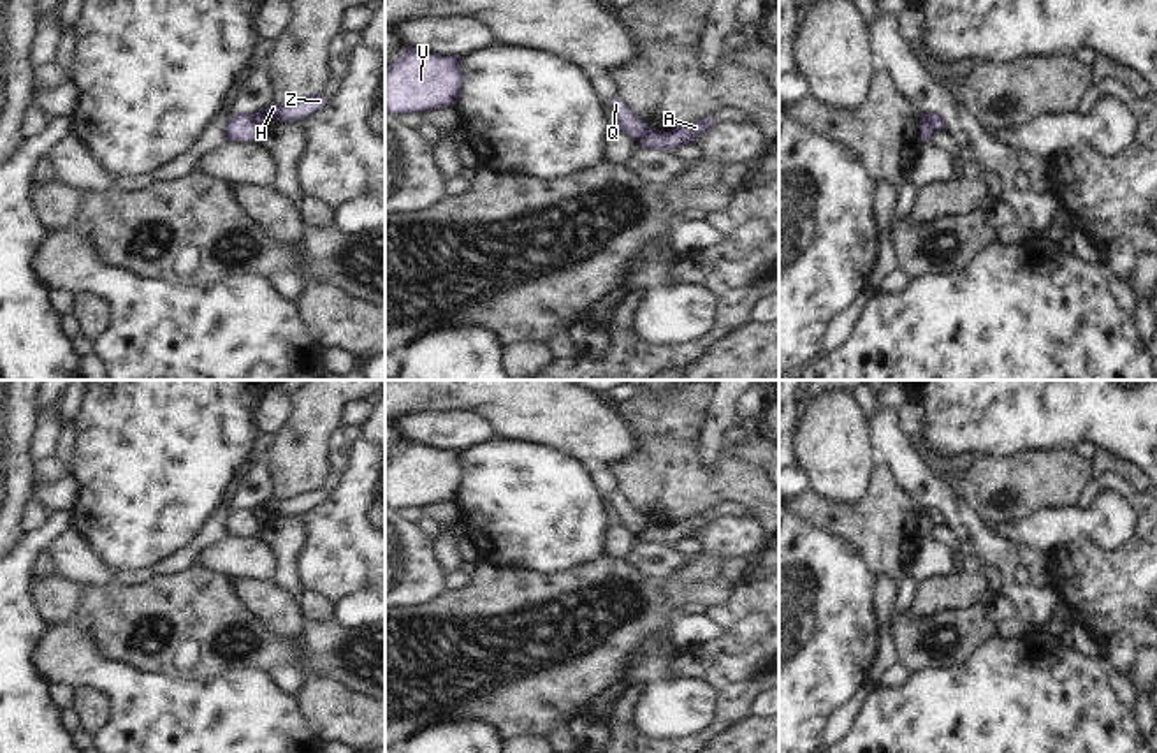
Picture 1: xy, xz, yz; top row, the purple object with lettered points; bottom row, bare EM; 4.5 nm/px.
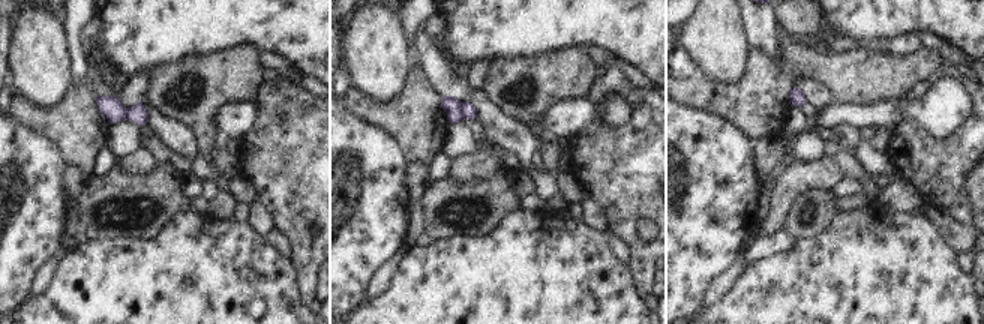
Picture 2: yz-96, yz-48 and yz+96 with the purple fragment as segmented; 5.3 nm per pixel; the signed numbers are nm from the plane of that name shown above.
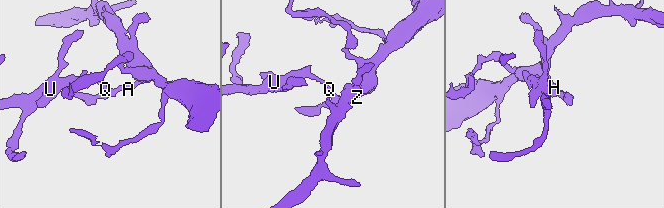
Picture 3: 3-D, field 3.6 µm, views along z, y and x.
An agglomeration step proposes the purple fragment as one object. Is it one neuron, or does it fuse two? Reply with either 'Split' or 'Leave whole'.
Split.

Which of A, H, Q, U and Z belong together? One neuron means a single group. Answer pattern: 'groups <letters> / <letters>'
groups A H Z / Q U

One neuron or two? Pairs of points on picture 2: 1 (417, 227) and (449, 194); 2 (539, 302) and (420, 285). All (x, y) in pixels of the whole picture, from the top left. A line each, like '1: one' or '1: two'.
1: two
2: one

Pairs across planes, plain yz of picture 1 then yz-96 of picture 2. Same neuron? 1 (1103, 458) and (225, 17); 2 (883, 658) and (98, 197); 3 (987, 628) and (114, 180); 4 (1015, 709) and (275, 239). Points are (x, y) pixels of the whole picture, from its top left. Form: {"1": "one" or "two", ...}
{"1": "two", "2": "two", "3": "one", "4": "two"}

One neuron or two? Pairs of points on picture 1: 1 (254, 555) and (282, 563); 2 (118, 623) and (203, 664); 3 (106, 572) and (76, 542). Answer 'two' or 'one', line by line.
1: two
2: one
3: one

